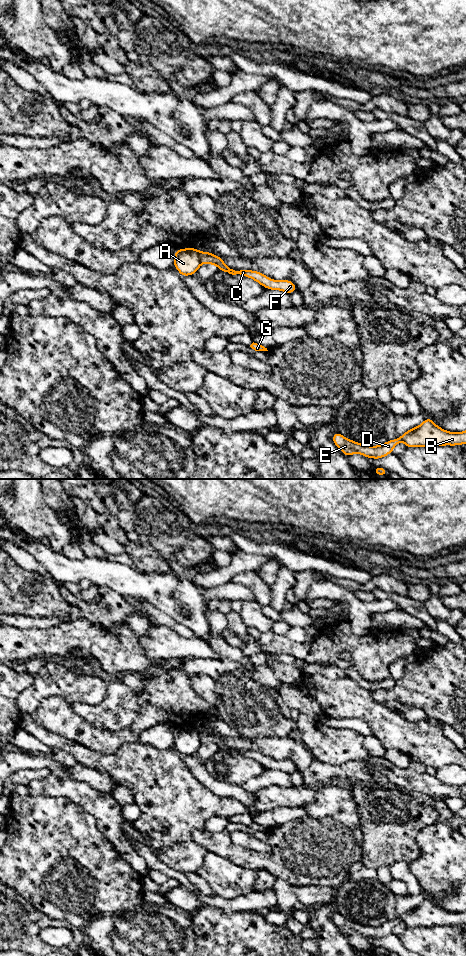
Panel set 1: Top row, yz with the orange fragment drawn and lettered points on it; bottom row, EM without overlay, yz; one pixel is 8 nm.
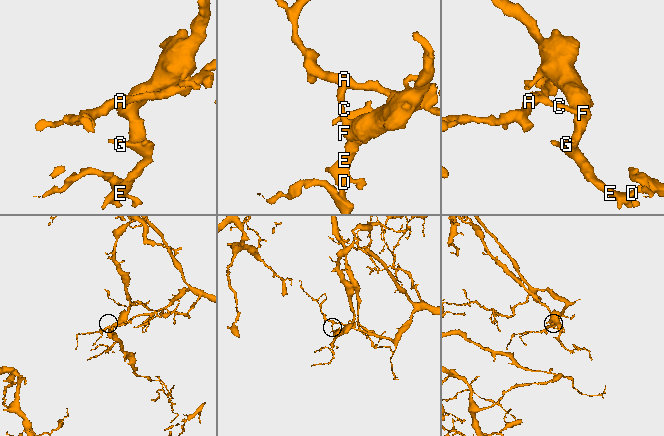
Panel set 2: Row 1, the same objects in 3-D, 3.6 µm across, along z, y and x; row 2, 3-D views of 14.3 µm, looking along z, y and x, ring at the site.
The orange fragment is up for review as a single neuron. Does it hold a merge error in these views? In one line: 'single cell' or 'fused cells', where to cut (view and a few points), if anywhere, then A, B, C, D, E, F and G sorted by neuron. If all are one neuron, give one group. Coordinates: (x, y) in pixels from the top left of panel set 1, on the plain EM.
fused cells; cut in yz along (199, 732), (199, 740), (201, 742); A / B C D E F G

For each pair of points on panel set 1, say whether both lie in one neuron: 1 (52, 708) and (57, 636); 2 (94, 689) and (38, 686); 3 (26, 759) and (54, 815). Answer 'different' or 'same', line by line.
1: different
2: same
3: different

